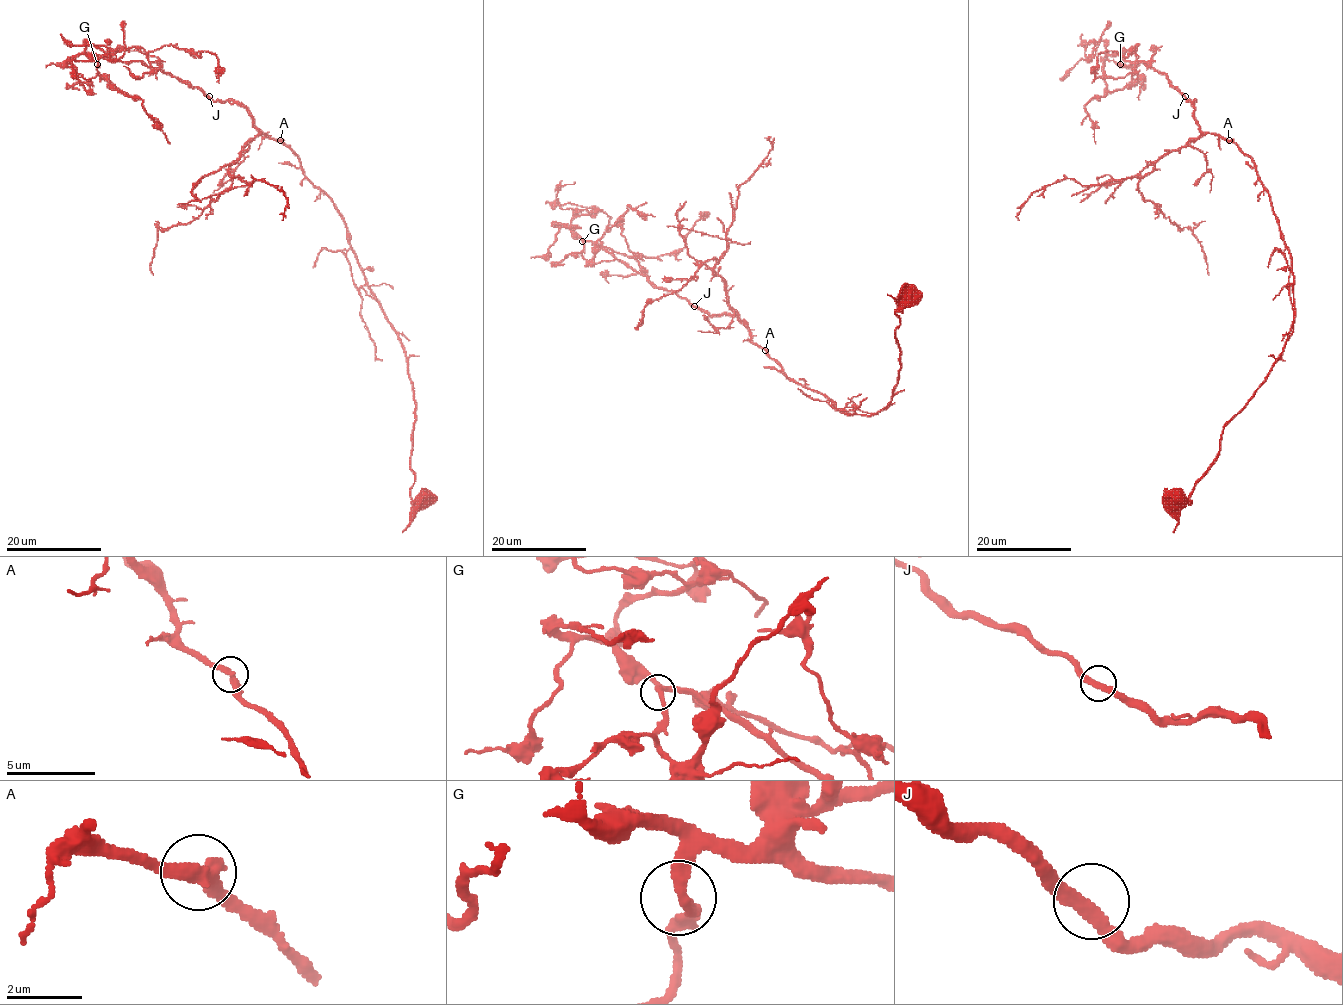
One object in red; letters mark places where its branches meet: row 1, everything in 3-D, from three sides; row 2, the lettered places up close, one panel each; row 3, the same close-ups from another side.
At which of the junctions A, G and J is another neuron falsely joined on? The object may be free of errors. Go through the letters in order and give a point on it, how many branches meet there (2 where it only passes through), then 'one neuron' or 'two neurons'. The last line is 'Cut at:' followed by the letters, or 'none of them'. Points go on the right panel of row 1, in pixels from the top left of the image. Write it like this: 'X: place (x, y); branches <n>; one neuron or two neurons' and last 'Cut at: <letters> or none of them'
A: place (1229, 140); branches 2; one neuron
G: place (1120, 64); branches 2; one neuron
J: place (1185, 96); branches 2; one neuron
Cut at: none of them

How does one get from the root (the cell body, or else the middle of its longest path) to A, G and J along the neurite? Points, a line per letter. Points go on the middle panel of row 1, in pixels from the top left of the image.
A: (909, 297), (896, 309), (898, 383), (891, 401), (872, 415), (840, 411), (824, 394), (787, 377), (766, 350)
G: (909, 297), (896, 309), (891, 401), (850, 414), (787, 377), (745, 321), (708, 315), (582, 241)
J: (909, 297), (896, 309), (898, 383), (872, 415), (844, 413), (787, 377), (736, 315), (694, 306)

